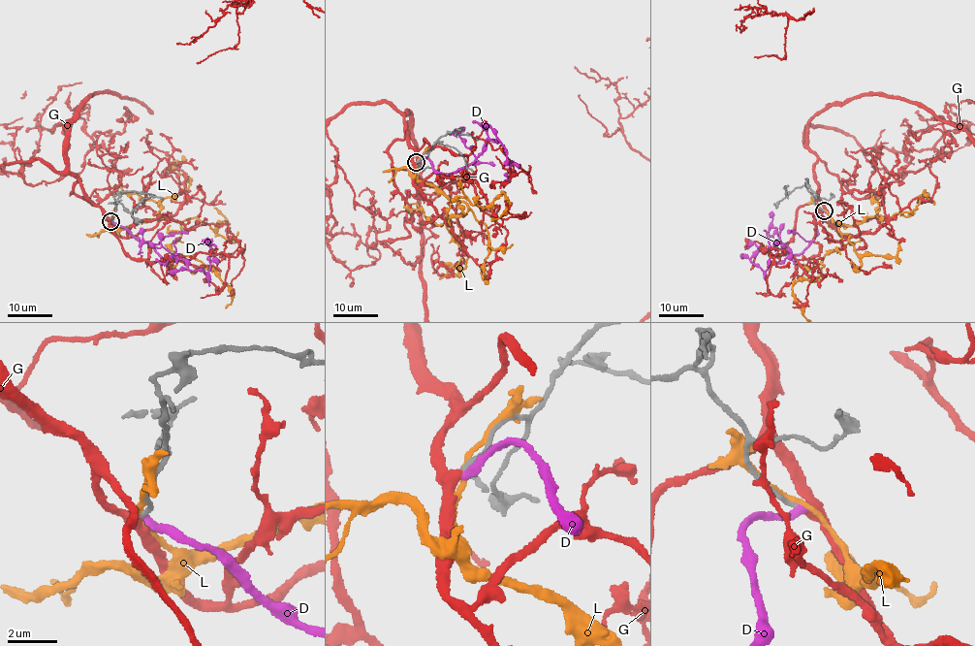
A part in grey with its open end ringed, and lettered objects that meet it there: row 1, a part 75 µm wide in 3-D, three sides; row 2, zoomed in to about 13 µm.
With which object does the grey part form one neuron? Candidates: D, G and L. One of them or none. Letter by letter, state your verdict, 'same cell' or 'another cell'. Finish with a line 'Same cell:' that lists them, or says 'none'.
D: another cell
G: same cell
L: another cell
Same cell: G

